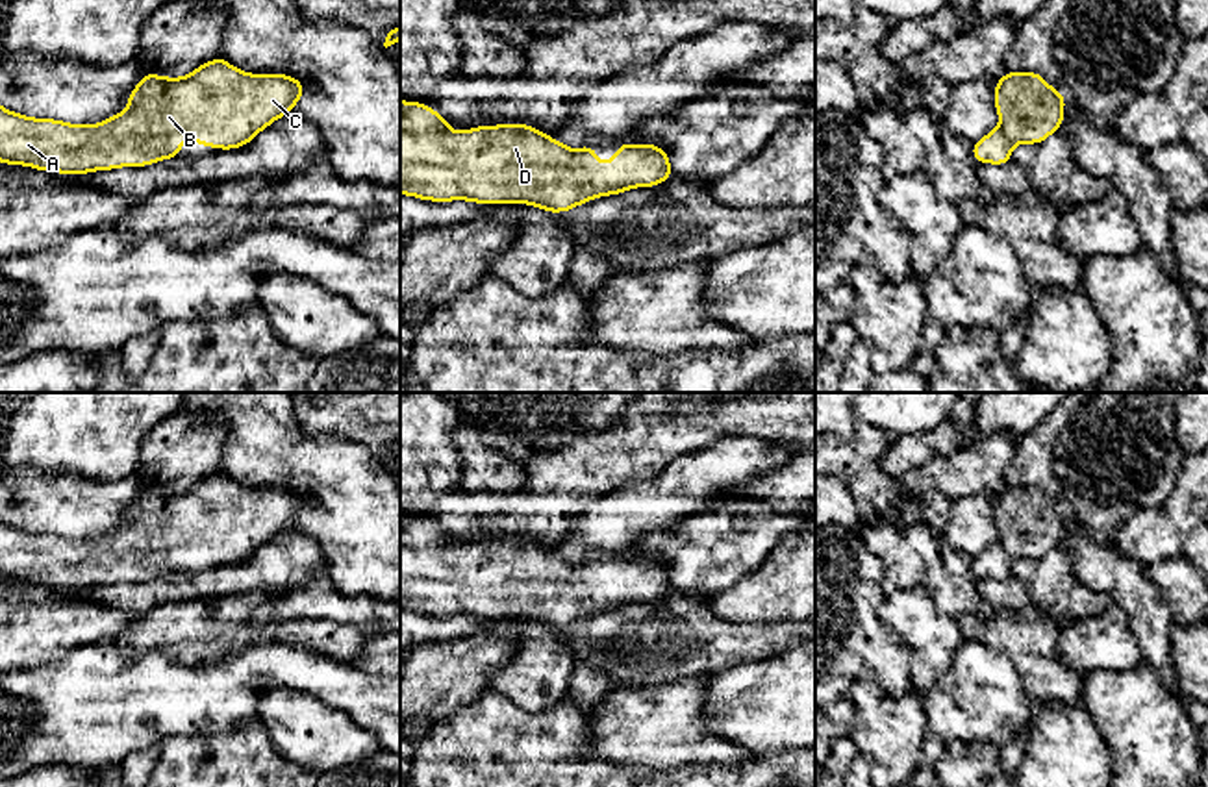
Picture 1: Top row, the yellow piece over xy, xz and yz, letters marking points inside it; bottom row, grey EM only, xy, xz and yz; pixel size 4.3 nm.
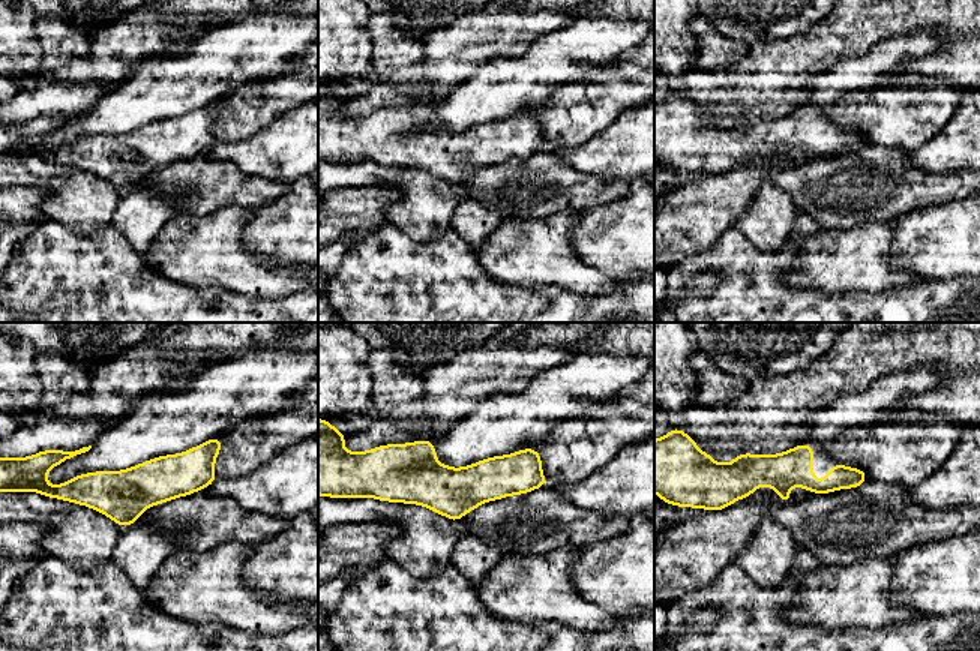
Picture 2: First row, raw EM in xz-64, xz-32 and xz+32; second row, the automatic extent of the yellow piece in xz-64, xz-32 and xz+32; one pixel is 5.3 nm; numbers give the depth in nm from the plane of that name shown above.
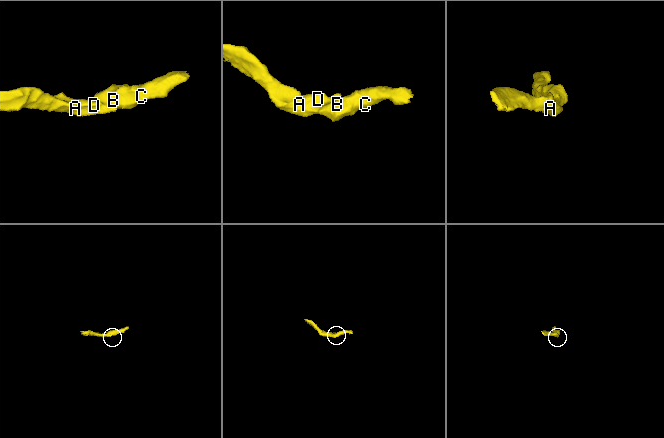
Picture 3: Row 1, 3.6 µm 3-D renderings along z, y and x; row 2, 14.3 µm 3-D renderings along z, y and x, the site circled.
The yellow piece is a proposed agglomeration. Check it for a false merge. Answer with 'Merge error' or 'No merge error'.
No merge error

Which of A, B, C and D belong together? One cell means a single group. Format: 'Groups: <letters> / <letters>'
Groups: A B C D

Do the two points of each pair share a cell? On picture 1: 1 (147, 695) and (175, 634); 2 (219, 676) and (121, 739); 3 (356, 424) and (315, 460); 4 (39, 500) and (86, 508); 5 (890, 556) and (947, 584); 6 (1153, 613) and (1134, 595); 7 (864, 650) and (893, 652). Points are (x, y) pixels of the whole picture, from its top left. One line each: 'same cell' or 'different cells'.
1: different cells
2: same cell
3: different cells
4: same cell
5: same cell
6: same cell
7: same cell

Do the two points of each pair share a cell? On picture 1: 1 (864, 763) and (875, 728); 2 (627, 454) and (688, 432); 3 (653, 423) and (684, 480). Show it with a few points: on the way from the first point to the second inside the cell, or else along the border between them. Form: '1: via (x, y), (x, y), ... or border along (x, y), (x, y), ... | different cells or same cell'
1: border along (858, 750), (871, 760), (871, 767) | different cells
2: via (641, 439), (649, 434), (673, 434) | same cell
3: border along (714, 441), (679, 454), (653, 476) | different cells

